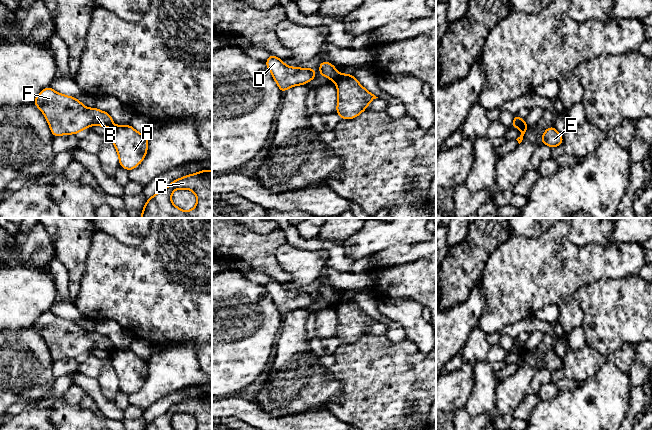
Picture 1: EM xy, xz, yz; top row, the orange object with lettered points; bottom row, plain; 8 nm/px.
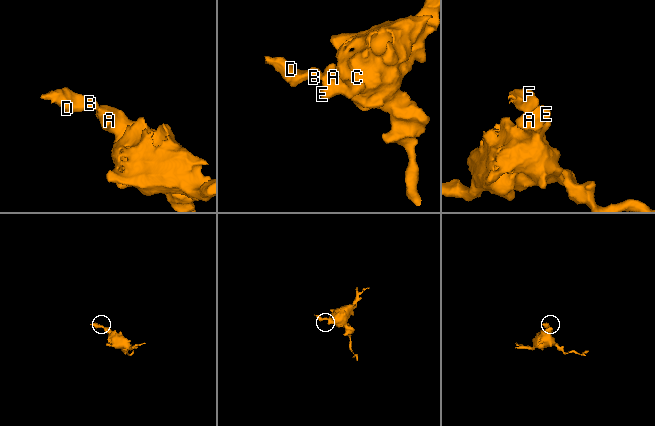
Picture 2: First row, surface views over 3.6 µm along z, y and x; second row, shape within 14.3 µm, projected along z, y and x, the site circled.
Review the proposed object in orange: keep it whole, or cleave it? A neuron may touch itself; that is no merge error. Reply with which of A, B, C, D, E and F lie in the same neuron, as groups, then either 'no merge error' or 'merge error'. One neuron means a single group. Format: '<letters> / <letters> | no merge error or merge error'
A C E / B D F | merge error

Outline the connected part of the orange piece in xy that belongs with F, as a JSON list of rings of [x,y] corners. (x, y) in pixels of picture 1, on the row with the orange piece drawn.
[[[50,86],[41,90],[33,103],[44,114],[54,138],[65,134],[76,135],[91,125],[114,126],[108,112],[86,108],[77,98],[60,94]]]

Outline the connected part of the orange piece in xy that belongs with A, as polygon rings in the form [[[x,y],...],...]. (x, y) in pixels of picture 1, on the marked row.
[[[129,124],[112,127],[112,142],[117,150],[119,164],[130,171],[143,162],[148,150],[148,136]]]

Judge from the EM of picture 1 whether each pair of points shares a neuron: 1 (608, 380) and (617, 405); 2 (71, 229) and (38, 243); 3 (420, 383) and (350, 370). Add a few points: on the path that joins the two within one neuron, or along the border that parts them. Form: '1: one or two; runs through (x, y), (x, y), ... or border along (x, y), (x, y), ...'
1: one; runs through (609, 386), (609, 397), (611, 399)
2: two; border along (45, 228), (52, 240), (55, 255)
3: one; runs through (403, 373), (375, 373), (372, 370), (367, 370)

